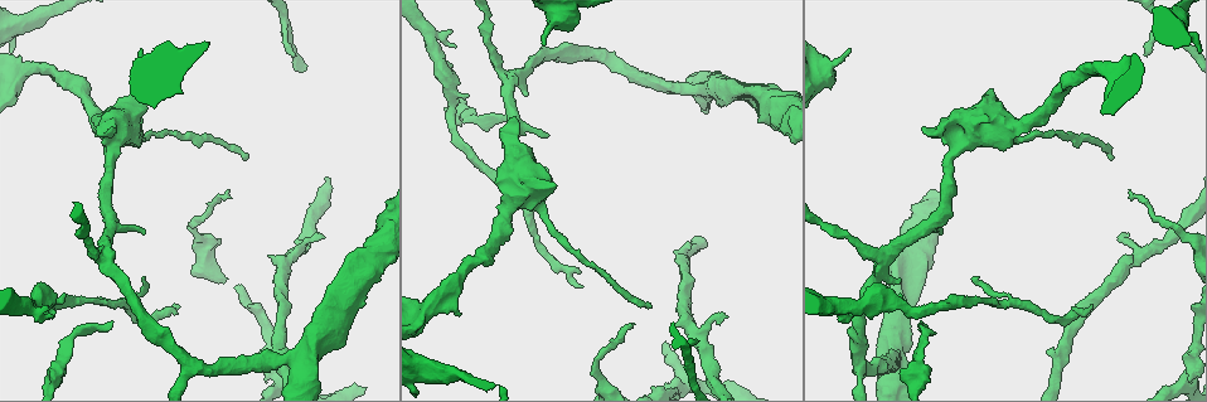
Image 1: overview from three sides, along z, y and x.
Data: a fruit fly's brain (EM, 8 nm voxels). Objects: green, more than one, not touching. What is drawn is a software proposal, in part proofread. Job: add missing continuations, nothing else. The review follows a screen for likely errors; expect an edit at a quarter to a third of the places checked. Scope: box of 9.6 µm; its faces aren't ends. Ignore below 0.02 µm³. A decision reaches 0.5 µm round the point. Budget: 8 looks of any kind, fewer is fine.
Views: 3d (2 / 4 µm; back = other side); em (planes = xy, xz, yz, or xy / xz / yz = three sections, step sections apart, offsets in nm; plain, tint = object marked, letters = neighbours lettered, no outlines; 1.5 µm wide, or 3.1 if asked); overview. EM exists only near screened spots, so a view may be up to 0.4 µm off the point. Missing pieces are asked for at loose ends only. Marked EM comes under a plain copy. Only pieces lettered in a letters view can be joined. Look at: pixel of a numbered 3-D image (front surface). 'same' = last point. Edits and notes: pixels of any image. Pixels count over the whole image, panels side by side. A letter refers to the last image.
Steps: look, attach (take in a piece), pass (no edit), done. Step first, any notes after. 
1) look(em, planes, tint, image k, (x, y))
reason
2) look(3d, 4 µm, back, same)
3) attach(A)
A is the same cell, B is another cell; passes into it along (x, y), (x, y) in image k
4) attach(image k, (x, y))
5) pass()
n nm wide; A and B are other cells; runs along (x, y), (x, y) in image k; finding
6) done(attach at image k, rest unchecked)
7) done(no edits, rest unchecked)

look(em, planes, tint, image 1, (900, 282))
free end

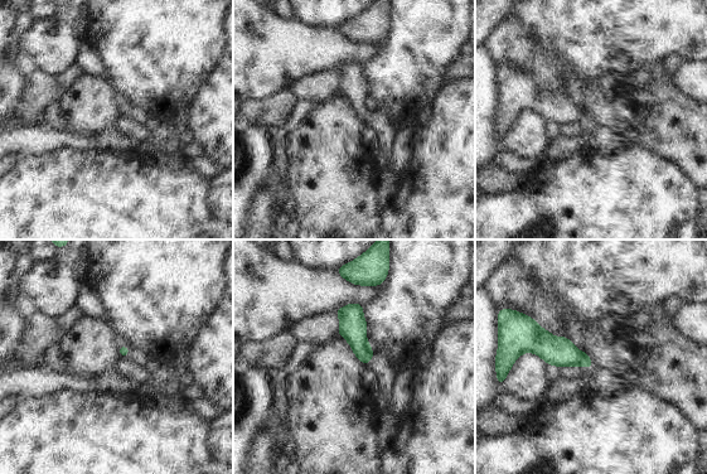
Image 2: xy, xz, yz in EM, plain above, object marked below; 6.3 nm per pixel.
look(em, planes, letters, same)

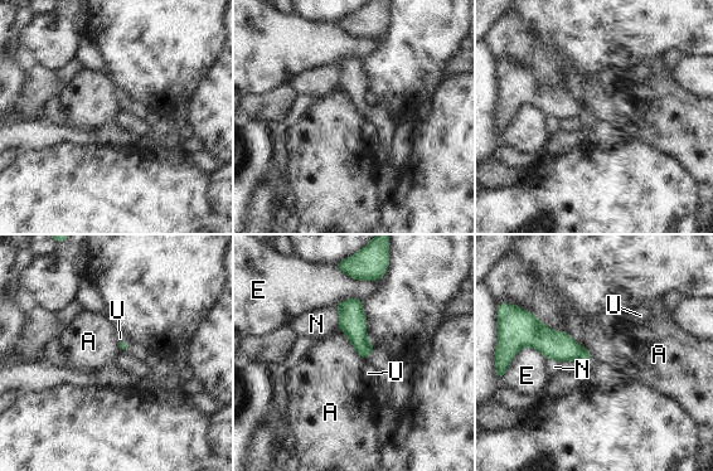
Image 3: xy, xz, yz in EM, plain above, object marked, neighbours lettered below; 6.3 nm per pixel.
pass()
A, E, N and U are other cells; border along (566, 331), (587, 349), (593, 360) in image 3; no lettered piece goes on from it

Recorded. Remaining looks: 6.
look(3d, 4 µm, image 1, (582, 286))
free end

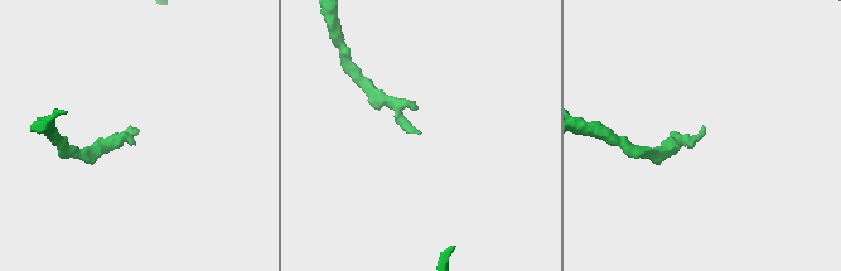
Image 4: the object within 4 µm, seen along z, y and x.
look(em, xz, step 8, tint, image 4, (703, 130))

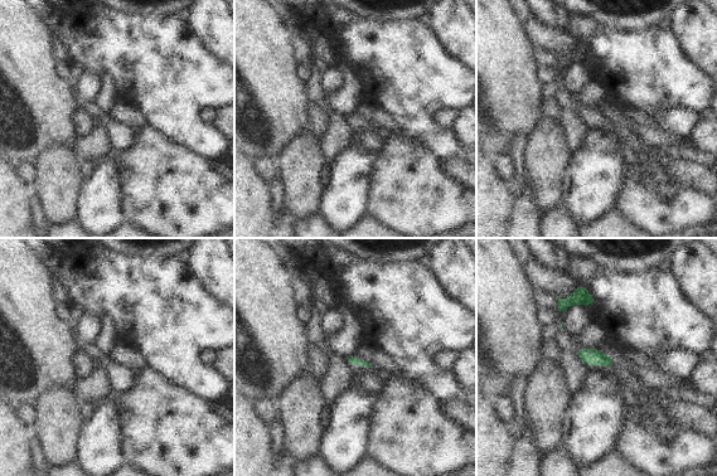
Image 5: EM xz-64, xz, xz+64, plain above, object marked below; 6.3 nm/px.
look(em, planes, letters, same)
another direction

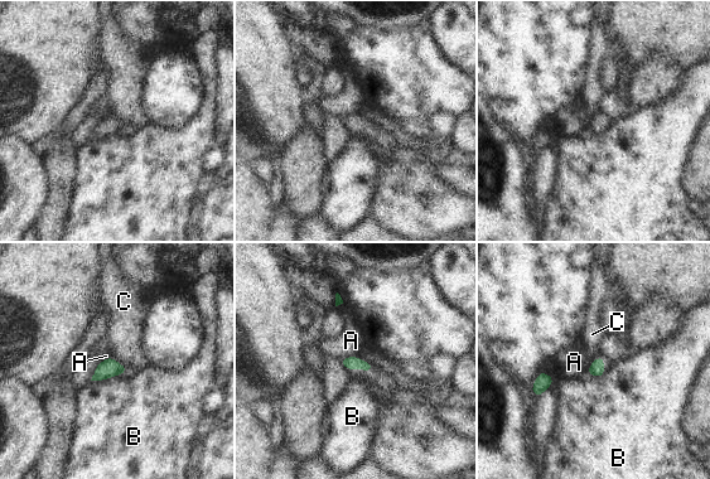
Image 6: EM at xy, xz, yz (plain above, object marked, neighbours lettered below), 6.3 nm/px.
pass()
A, B and C are other cells; border along (111, 354), (128, 371) in image 6; no lettered piece goes on from it

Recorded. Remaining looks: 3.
look(em, planes, letters, image 1, (651, 306))
thin end

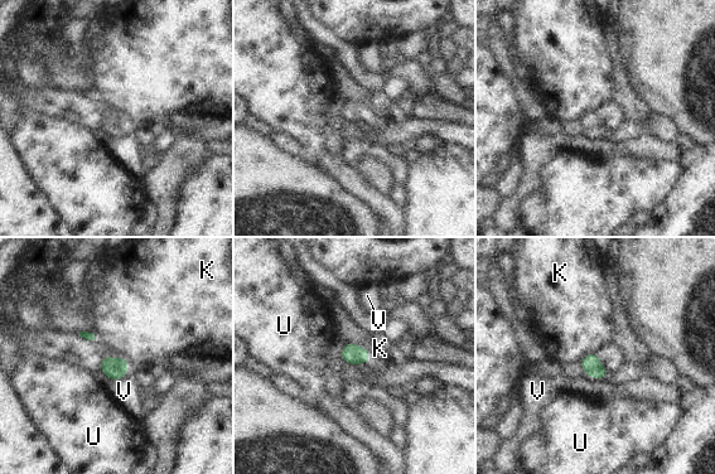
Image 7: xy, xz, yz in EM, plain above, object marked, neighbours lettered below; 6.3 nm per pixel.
pass()
K, U and V are other cells; border along (595, 353), (588, 353), (579, 362) in image 7; no lettered piece goes on from it

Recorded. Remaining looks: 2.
done(no edits, rest unchecked)

